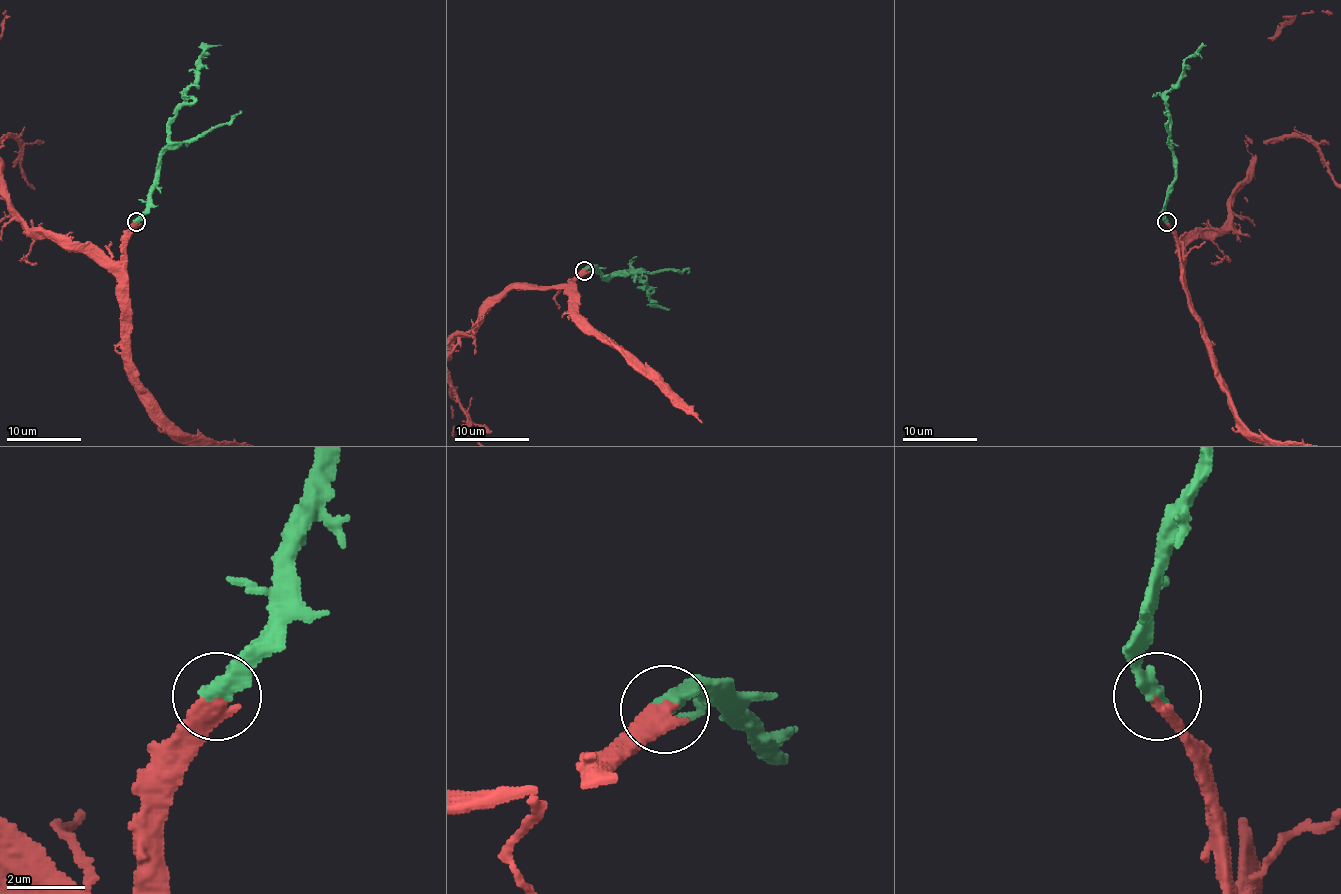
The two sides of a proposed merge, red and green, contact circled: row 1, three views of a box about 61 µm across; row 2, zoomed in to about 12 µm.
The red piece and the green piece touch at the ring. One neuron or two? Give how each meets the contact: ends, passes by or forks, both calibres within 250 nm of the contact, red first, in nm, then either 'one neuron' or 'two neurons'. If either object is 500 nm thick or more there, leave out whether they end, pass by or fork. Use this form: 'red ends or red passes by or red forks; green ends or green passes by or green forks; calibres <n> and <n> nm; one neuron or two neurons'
calibres 400 and 500 nm; one neuron

